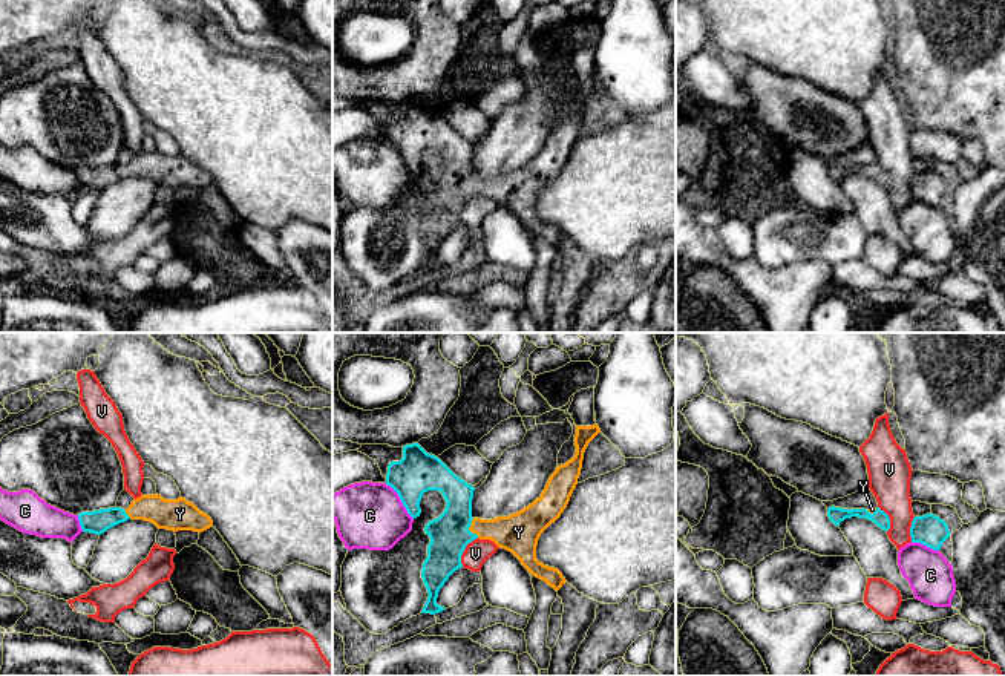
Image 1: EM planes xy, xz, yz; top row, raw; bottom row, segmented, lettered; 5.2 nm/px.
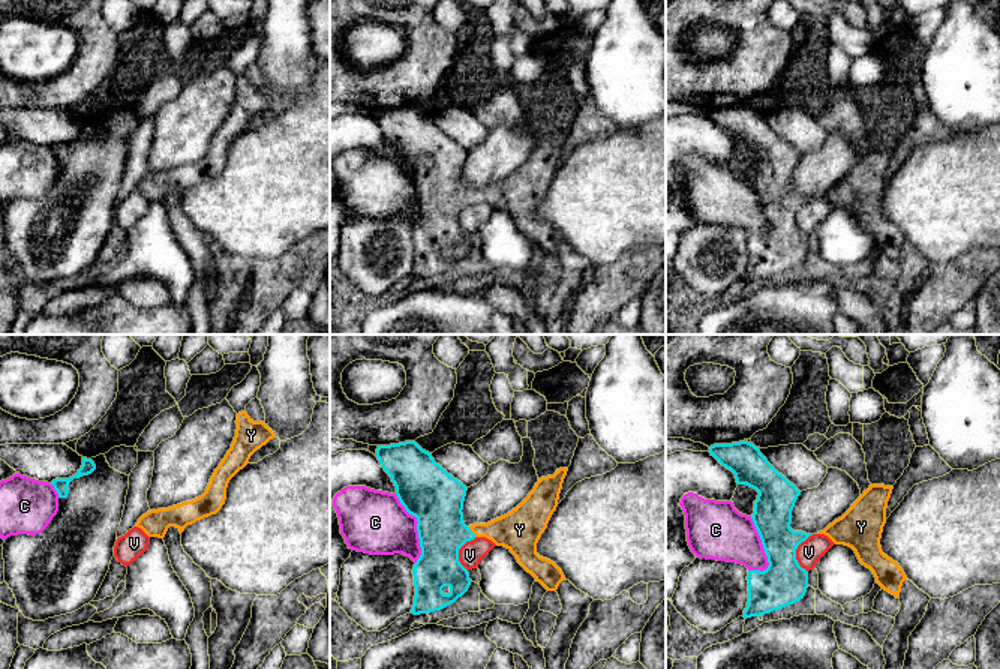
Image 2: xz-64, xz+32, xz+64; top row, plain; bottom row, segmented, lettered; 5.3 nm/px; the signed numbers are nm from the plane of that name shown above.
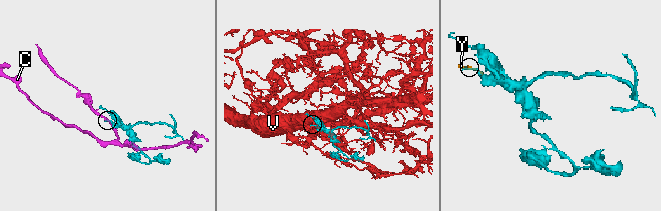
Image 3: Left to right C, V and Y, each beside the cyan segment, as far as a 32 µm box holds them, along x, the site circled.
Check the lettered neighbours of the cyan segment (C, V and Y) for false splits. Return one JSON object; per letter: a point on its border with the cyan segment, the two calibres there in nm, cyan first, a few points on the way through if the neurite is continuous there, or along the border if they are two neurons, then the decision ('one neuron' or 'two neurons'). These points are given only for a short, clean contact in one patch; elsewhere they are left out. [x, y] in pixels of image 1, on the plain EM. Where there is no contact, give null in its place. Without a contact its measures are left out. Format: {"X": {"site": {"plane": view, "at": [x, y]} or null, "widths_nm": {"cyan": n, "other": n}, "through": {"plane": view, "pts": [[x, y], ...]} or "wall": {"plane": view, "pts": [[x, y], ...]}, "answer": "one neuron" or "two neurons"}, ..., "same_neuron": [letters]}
{"C": {"site": {"plane": "xz", "at": [402, 158]}, "widths_nm": {"cyan": 220, "other": 360}, "answer": "two neurons"}, "V": {"site": {"plane": "xz", "at": [463, 207]}, "widths_nm": {"cyan": 220, "other": 130}, "answer": "two neurons"}, "Y": {"site": {"plane": "xz", "at": [468, 186]}, "widths_nm": {"cyan": 220, "other": 190}, "through": {"plane": "xz", "pts": [[449, 190], [454, 186], [468, 186], [515, 189]]}, "answer": "one neuron"}, "same_neuron": ["Y"]}

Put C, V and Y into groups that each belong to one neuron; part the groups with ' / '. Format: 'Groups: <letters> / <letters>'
Groups: C / V / Y

